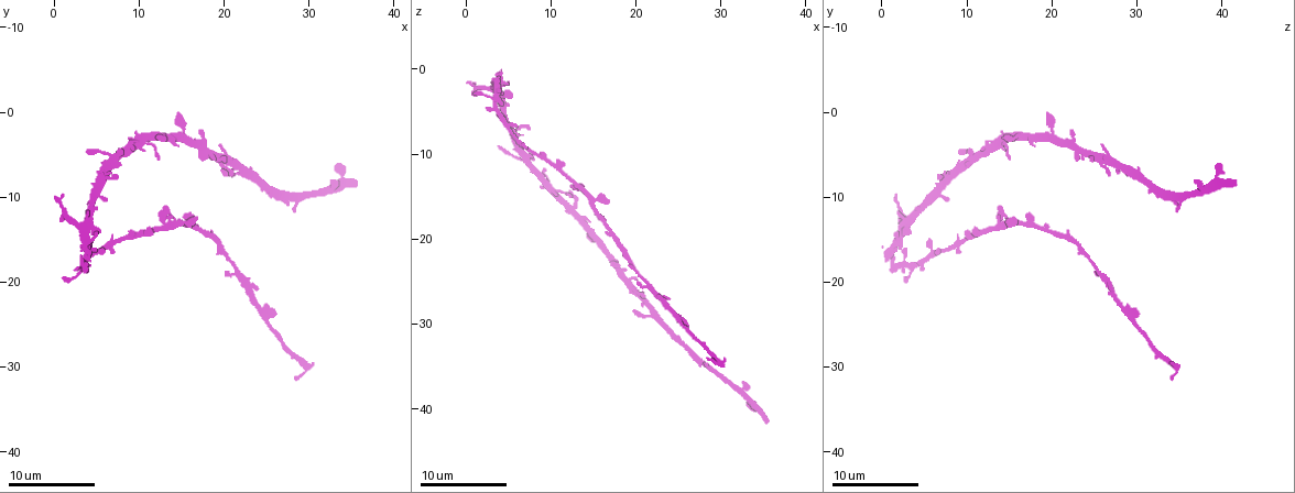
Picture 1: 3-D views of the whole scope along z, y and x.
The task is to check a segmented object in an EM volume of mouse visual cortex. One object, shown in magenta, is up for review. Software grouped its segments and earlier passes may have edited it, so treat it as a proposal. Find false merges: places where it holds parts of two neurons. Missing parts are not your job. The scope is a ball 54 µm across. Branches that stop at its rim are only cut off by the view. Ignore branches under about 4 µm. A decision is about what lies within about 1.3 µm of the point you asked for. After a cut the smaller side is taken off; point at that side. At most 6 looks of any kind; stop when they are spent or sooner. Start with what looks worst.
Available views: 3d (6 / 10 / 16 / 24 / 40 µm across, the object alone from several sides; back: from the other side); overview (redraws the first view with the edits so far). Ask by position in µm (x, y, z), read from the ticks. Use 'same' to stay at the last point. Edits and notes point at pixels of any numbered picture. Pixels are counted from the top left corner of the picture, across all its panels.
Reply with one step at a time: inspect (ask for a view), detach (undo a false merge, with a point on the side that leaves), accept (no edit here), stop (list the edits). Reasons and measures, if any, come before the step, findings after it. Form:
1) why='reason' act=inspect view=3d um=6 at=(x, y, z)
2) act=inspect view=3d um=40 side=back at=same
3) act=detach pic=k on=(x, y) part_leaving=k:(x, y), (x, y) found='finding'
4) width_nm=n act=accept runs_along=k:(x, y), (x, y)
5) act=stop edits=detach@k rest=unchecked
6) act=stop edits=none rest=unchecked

why='thick turns thin' act=inspect view=3d um=10 at=(25.0, 24.6, 29.6)

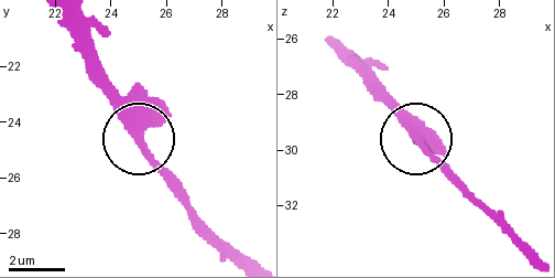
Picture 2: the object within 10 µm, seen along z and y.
act=accept runs_along=2:(339, 41), (407, 130), (455, 178) found='all the same neuron'

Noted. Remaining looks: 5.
why='thick turns thin' act=inspect view=3d um=10 at=(21.4, 19.0, 25.2)

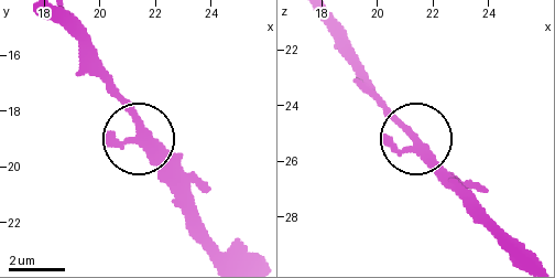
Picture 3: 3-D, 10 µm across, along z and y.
act=inspect view=3d um=10 side=back at=(21.5, 18.7, 25.4)

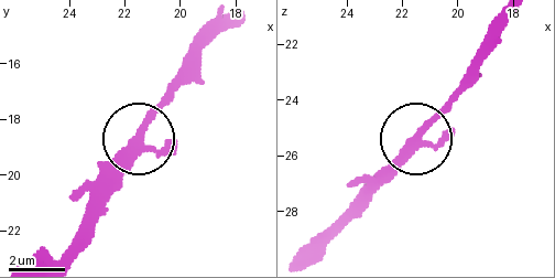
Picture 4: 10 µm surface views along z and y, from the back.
arms=3 act=accept found='continuous, no second neuron'

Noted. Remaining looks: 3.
why='sudden change in width' act=inspect view=3d um=10 at=(32.0, 9.2, 38.0)

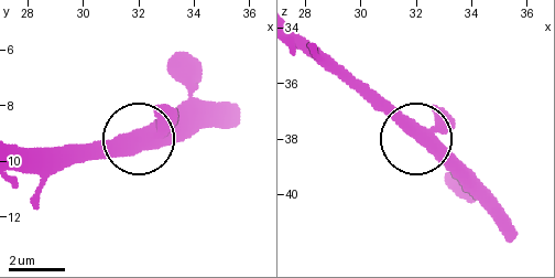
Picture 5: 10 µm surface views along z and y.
act=accept runs_along=5:(21, 146), (128, 146), (189, 131) found='continuous, no second neuron'

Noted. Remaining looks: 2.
act=stop edits=none rest=unchecked

